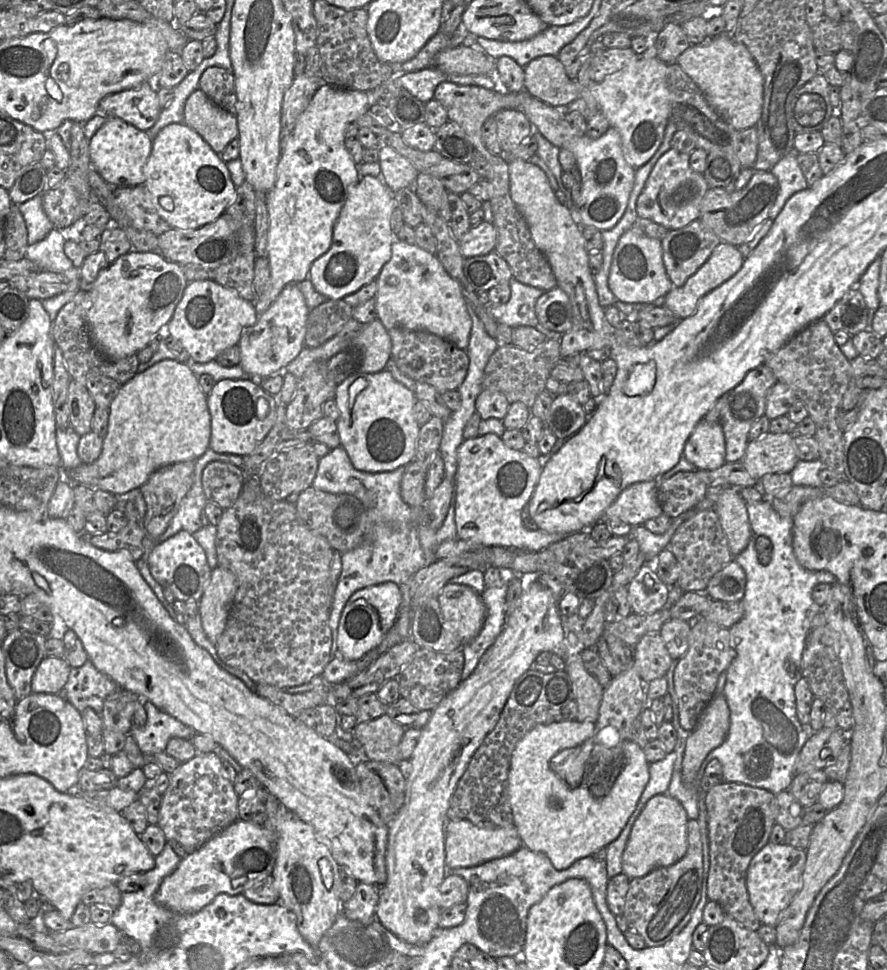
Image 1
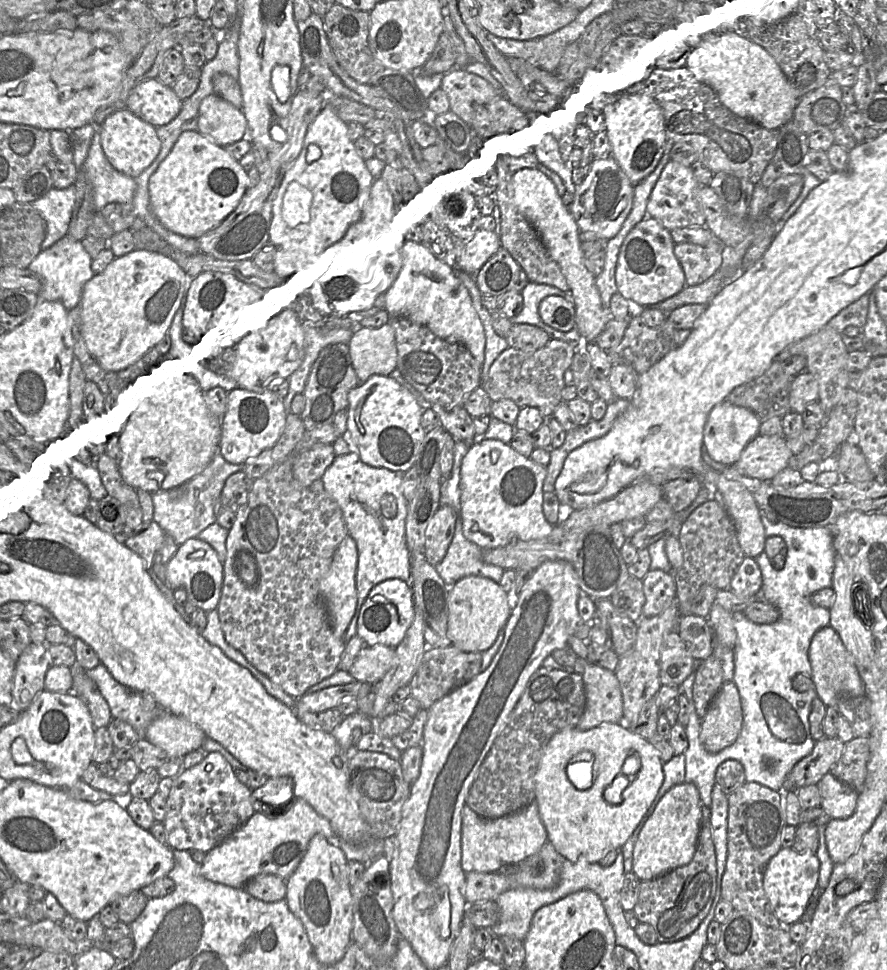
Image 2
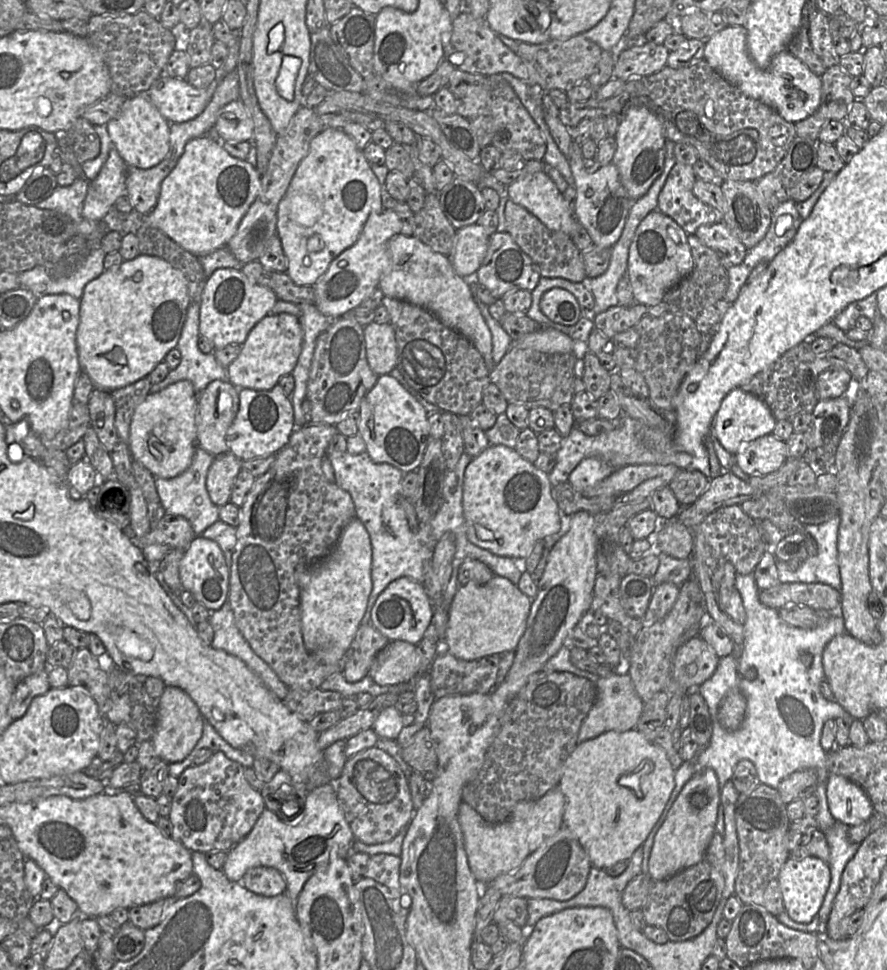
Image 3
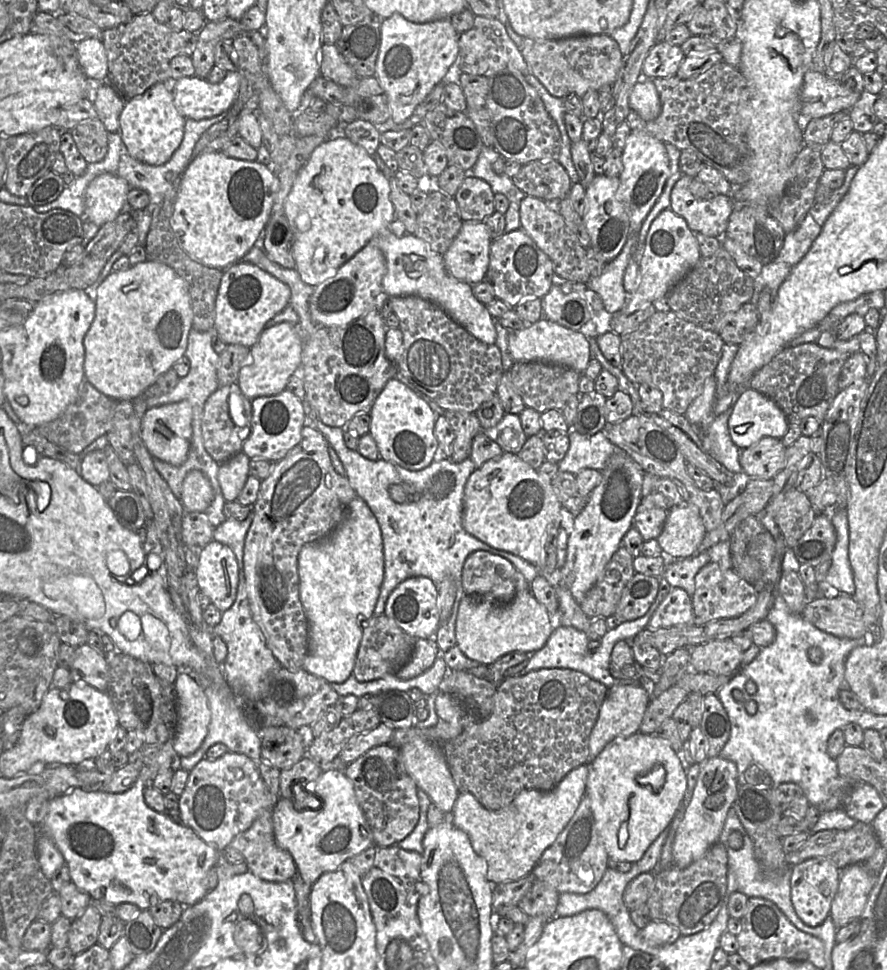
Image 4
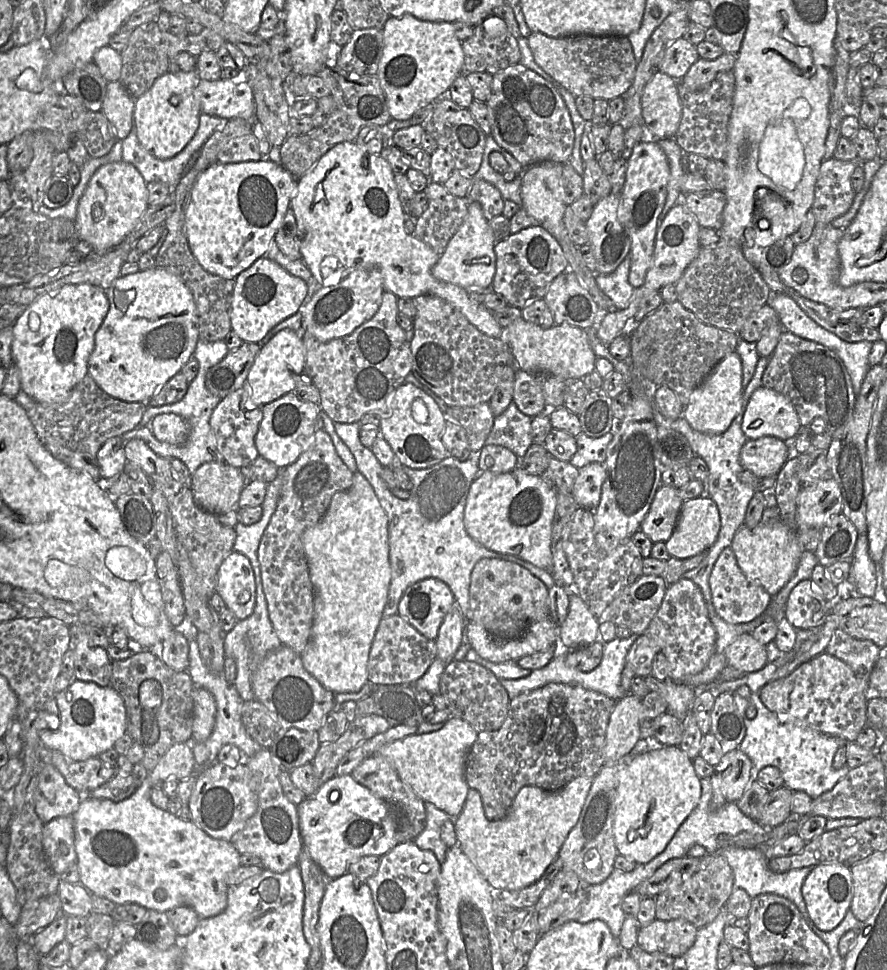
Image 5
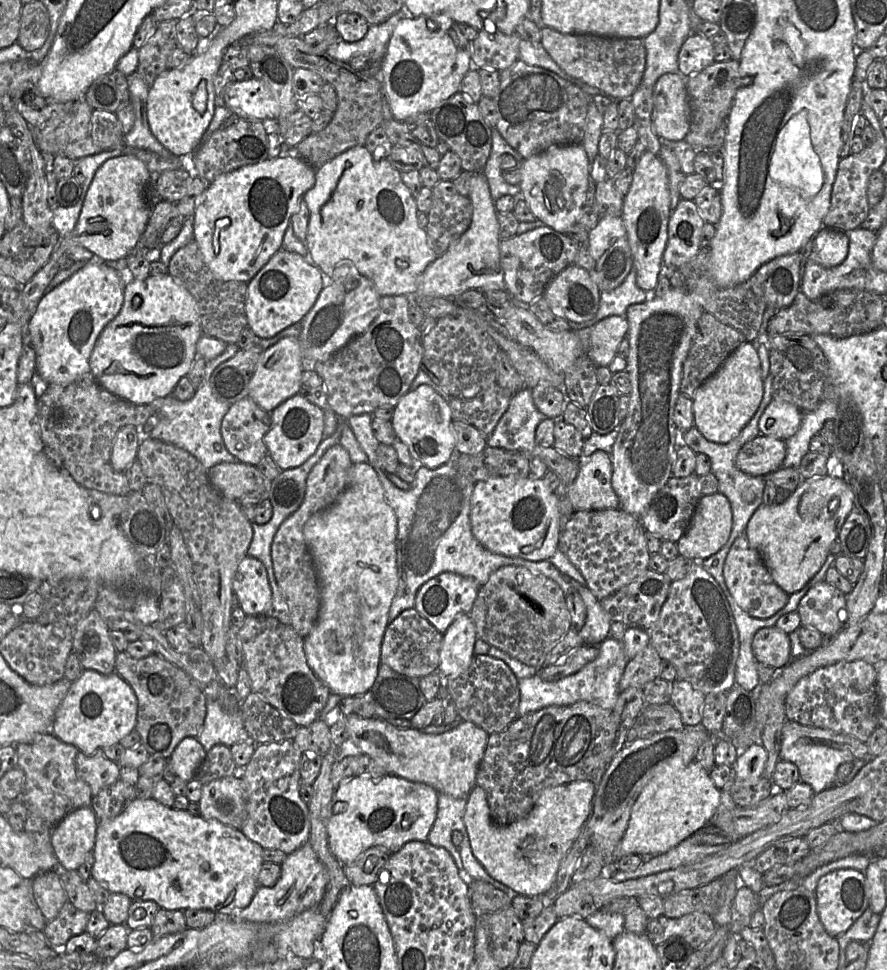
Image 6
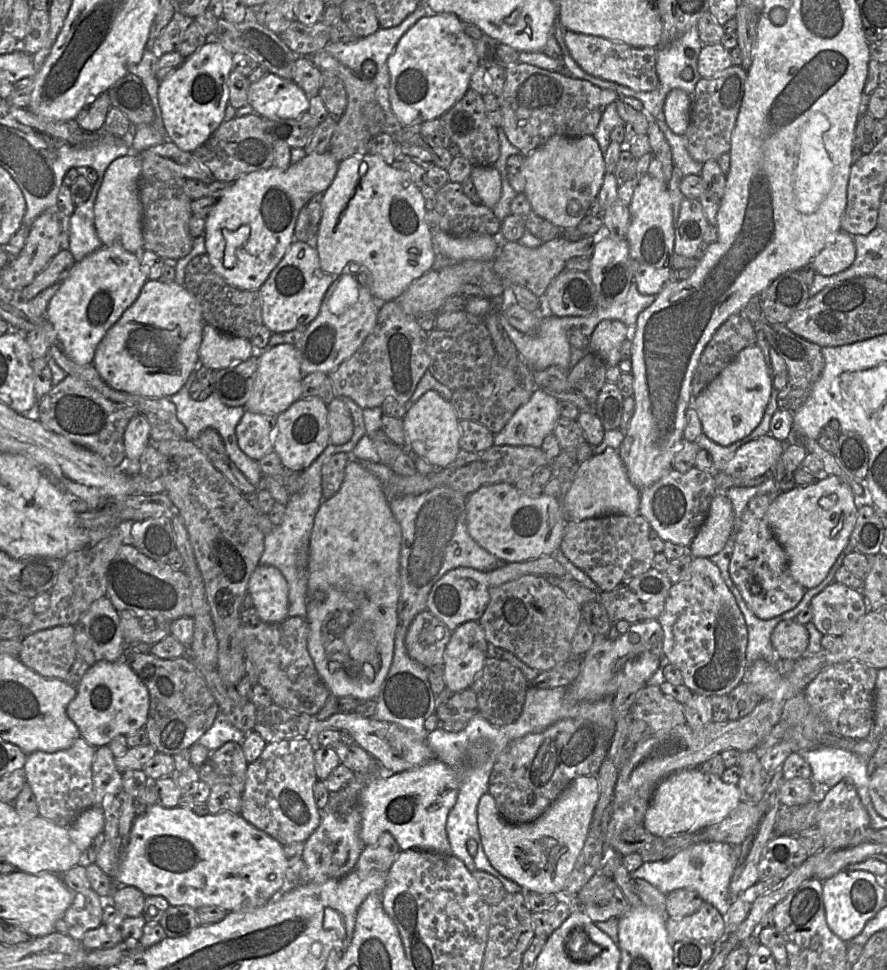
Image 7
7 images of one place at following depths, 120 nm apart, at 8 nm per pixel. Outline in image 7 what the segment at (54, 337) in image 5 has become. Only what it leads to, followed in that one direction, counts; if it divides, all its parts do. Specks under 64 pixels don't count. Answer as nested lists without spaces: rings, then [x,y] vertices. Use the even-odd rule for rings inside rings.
[[[120,244],[102,246],[77,262],[45,312],[62,351],[76,364],[93,364],[96,348],[106,332],[135,302],[148,278],[142,271],[140,253],[131,253]]]

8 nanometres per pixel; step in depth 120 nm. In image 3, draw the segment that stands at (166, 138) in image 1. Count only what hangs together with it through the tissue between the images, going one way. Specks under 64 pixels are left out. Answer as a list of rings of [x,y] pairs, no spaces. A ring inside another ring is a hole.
[[[201,136],[190,140],[175,168],[162,181],[158,202],[153,210],[143,215],[134,209],[126,214],[119,212],[115,204],[105,216],[105,224],[110,231],[121,235],[137,234],[142,225],[161,230],[171,240],[196,257],[207,255],[223,248],[237,231],[238,225],[249,207],[255,201],[261,187],[261,176],[255,167],[228,154],[220,140]]]

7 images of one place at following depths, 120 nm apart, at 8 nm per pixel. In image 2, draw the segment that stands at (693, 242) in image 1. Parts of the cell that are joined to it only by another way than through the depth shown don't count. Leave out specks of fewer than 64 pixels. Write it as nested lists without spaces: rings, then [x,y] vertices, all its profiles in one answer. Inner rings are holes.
[[[722,243],[675,244],[674,254],[683,268],[686,286],[695,286],[713,276],[721,268],[723,249]]]

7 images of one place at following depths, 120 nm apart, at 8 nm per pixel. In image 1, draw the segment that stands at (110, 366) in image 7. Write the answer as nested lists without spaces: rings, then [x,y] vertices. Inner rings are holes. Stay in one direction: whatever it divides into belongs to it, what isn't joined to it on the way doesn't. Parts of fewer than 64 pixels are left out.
[[[131,250],[122,255],[102,270],[93,284],[87,285],[87,326],[93,344],[103,356],[111,360],[120,360],[135,355],[147,347],[159,332],[166,329],[187,285],[182,267],[157,253]]]

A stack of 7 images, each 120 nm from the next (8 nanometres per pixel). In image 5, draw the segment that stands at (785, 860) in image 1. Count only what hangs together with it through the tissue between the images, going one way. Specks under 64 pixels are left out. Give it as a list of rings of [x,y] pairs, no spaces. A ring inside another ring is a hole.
[[[839,863],[816,865],[804,880],[801,893],[808,917],[817,929],[826,932],[835,929],[849,912],[854,896],[850,868]]]

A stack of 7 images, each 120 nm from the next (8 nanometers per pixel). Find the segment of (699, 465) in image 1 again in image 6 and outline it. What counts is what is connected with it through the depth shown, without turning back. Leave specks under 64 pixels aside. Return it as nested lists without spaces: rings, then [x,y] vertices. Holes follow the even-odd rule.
[[[773,398],[759,419],[760,435],[786,441],[799,430],[803,414],[793,404]]]

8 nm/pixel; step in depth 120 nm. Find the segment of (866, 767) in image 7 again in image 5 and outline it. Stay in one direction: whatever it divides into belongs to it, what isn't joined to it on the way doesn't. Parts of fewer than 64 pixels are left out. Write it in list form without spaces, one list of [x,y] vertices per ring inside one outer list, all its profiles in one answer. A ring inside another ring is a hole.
[[[774,641],[766,645],[766,650],[768,662],[762,669],[746,673],[737,679],[717,681],[710,689],[715,693],[733,693],[742,686],[749,688],[751,703],[757,709],[757,713],[753,719],[748,719],[745,709],[746,733],[738,749],[750,758],[755,772],[766,766],[775,766],[780,770],[785,786],[793,792],[803,791],[815,799],[832,789],[851,769],[846,765],[837,769],[833,765],[838,747],[847,741],[822,733],[787,714],[776,714],[760,702],[760,690],[772,680],[776,670],[787,662],[790,654],[778,649]]]

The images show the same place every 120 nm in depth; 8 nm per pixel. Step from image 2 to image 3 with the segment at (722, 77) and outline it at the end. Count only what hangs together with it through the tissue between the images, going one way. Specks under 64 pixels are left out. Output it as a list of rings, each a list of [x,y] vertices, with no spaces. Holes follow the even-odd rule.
[[[727,26],[706,38],[704,60],[745,95],[772,107],[789,122],[796,123],[808,118],[821,104],[821,77],[812,73],[804,63],[788,51],[782,51],[774,56],[770,67],[766,70],[754,64],[747,50],[745,26]]]

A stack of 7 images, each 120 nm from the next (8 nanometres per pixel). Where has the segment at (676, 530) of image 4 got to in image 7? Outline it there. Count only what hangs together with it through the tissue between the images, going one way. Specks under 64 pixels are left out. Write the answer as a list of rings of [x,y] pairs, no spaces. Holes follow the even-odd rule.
[[[718,493],[711,501],[708,515],[688,548],[694,558],[710,558],[719,553],[731,534],[734,510],[725,493]]]

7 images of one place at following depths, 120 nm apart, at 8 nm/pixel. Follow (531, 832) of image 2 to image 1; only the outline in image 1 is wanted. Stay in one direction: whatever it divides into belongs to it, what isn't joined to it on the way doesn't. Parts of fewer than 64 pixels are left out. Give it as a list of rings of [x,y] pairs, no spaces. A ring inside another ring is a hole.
[[[450,820],[446,827],[446,866],[450,868],[473,867],[490,860],[508,856],[523,846],[515,826],[486,829],[468,820]]]

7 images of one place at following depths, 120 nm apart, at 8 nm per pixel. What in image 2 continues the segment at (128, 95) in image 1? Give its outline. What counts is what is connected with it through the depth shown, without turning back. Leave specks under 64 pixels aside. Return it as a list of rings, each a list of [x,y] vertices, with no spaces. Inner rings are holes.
[[[150,79],[136,86],[129,94],[125,109],[158,128],[168,124],[180,112],[182,100],[173,88],[158,79]]]

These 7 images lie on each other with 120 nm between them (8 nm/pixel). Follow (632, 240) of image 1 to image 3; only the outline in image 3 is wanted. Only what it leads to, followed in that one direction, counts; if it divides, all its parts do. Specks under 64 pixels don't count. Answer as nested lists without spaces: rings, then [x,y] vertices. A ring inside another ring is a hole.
[[[656,210],[649,213],[638,226],[629,249],[626,277],[629,279],[635,303],[645,306],[659,304],[665,294],[694,271],[694,260],[688,234],[672,218]]]

